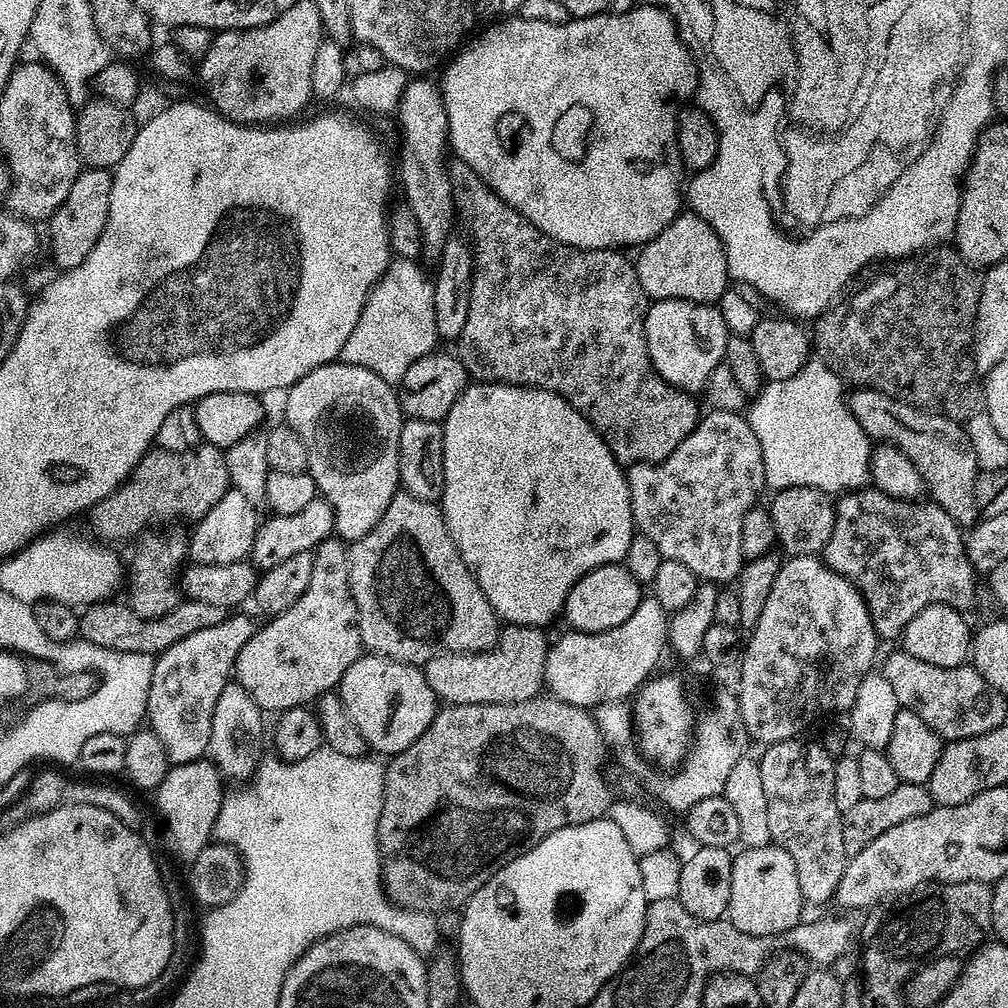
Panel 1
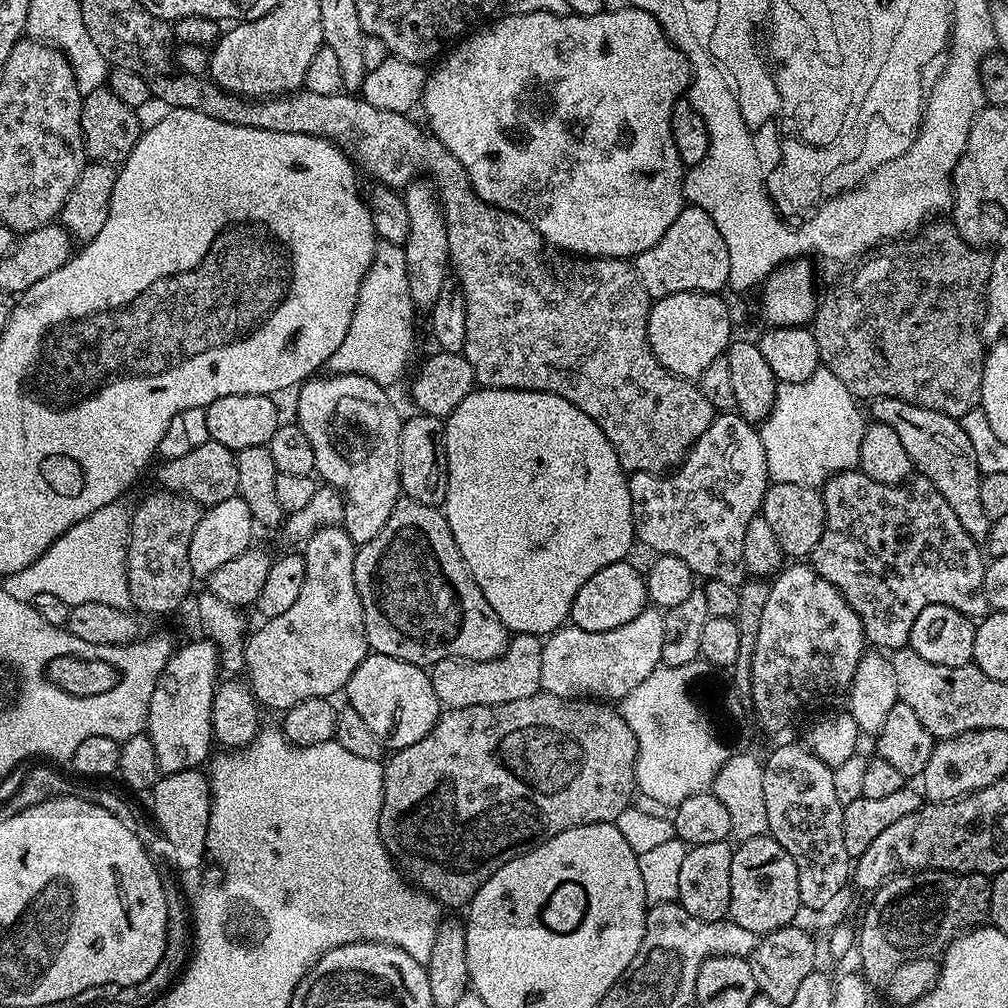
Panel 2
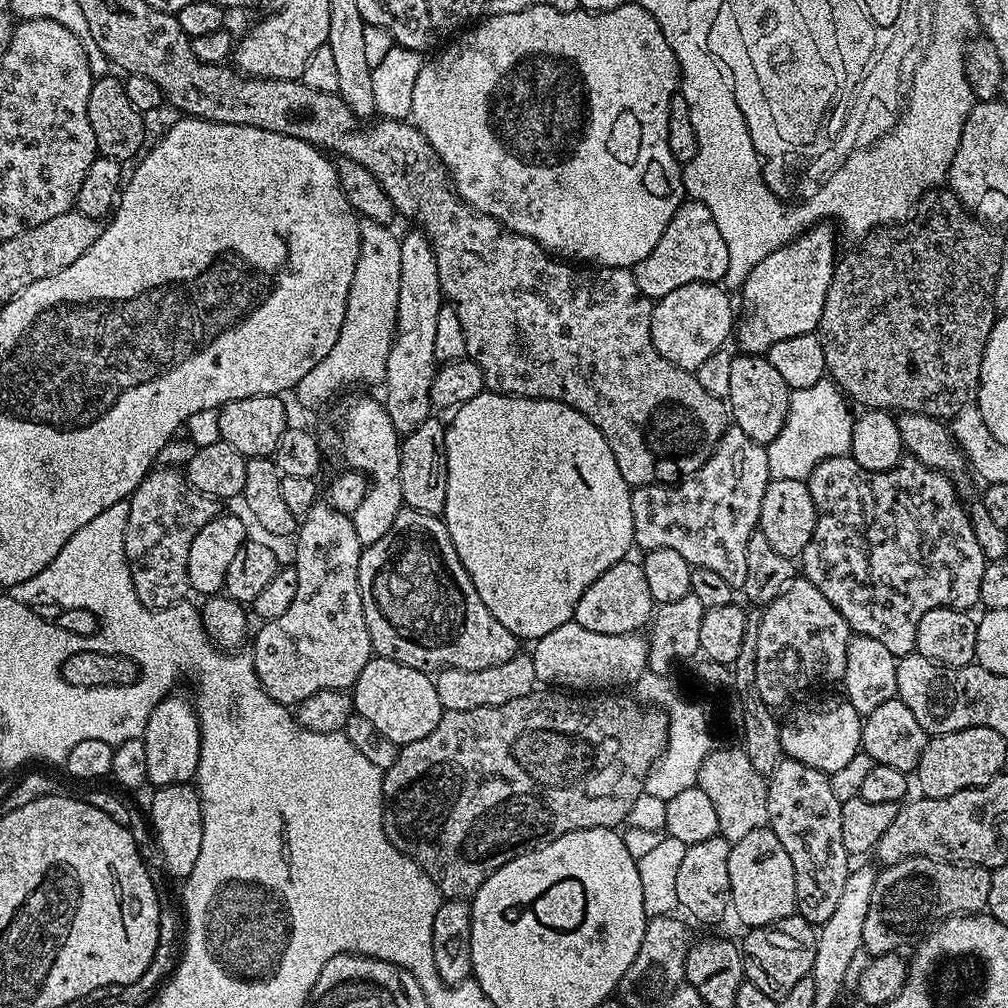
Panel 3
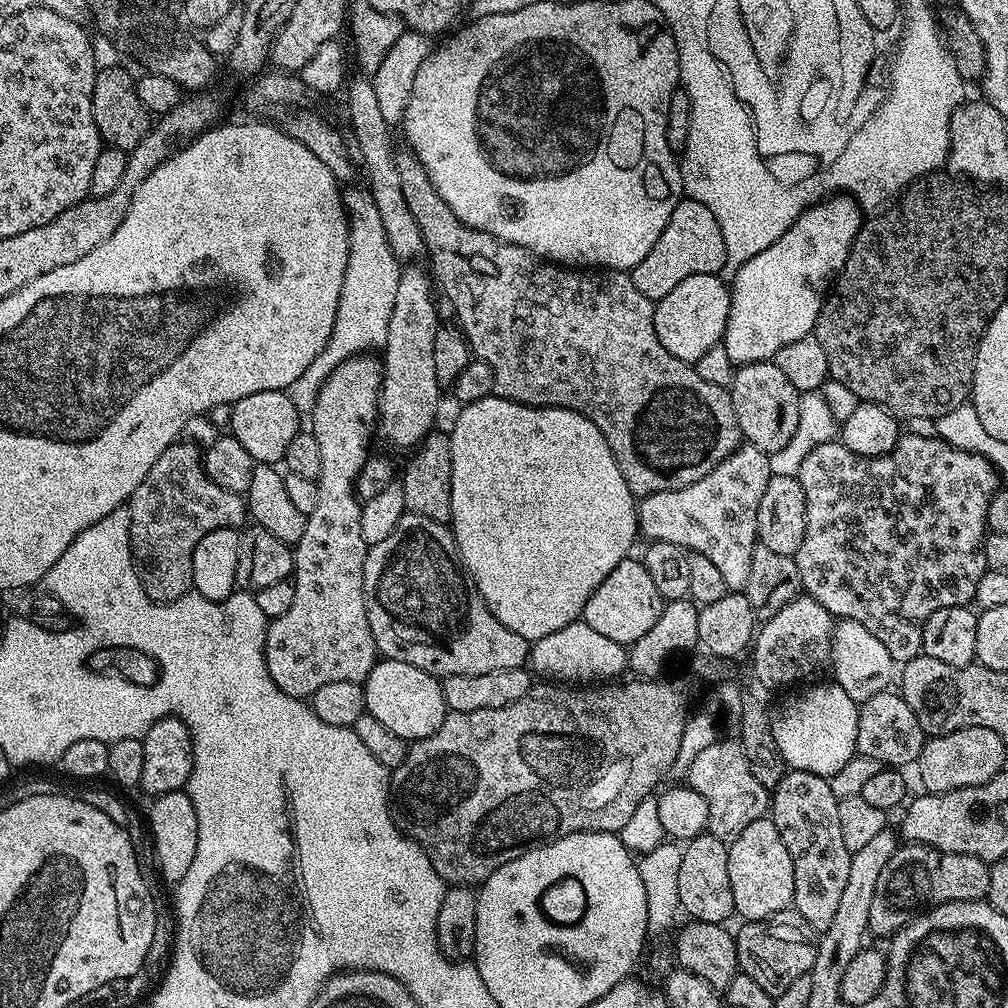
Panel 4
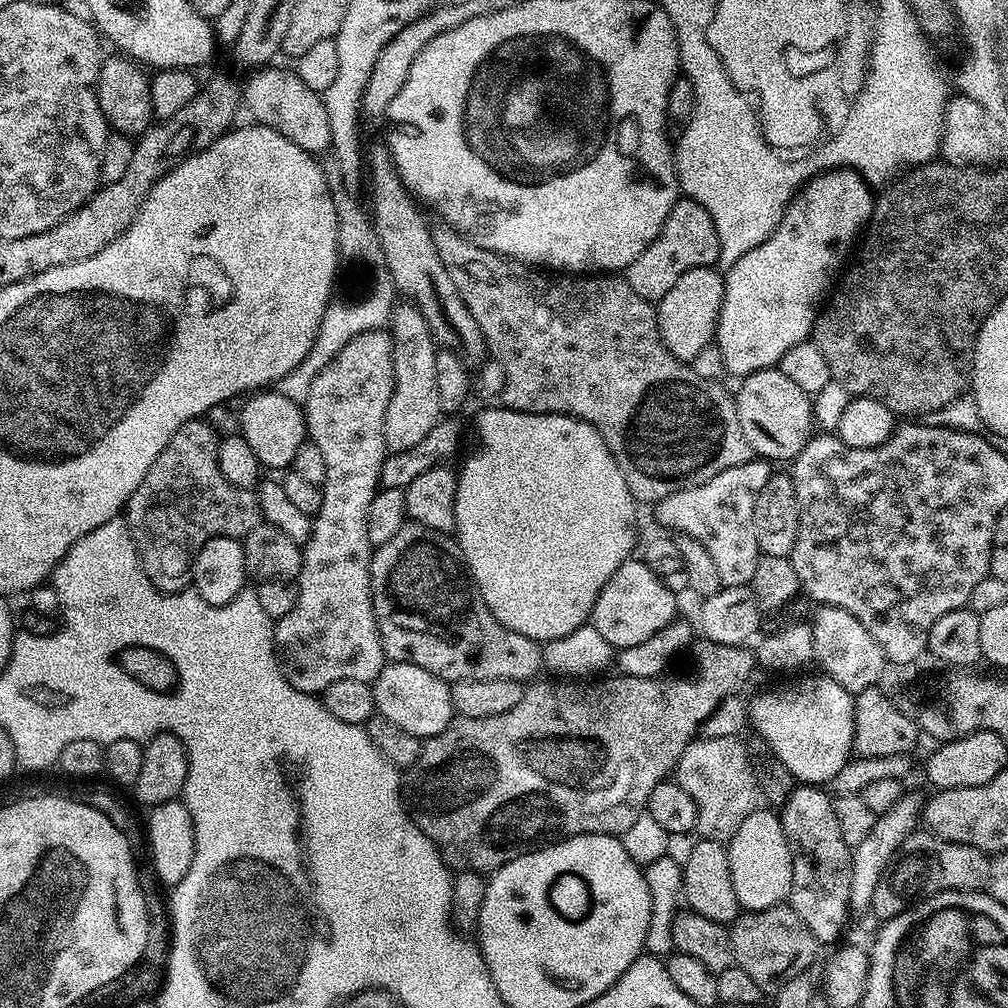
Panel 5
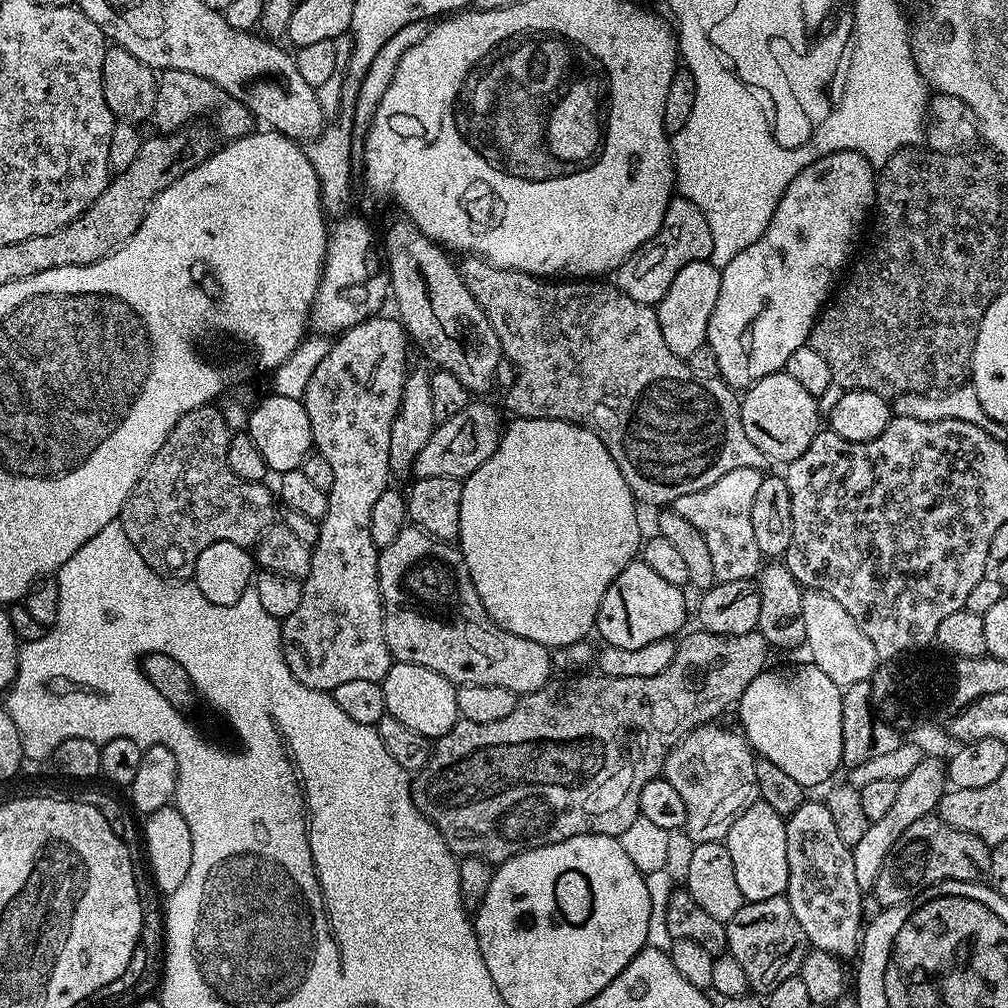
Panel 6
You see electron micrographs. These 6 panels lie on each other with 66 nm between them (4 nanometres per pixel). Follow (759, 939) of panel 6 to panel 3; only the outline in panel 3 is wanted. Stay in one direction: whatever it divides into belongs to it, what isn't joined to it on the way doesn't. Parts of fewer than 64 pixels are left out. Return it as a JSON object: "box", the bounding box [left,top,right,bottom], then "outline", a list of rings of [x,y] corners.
{"box":[742,914,817,1000],"outline":[[[798,914],[782,918],[761,928],[748,928],[742,939],[744,975],[765,994],[781,1000],[799,980],[810,975],[816,957],[817,929]]]}

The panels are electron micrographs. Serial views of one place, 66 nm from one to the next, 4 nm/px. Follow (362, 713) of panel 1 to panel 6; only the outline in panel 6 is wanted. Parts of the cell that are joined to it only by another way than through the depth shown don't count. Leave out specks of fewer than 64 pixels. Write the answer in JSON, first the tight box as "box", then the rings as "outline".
{"box":[382,662,460,738],"outline":[[[396,662],[382,683],[387,715],[398,718],[398,722],[410,726],[410,730],[418,730],[418,734],[435,738],[445,736],[456,724],[460,714],[456,701],[457,685],[442,674],[426,670],[426,666]]]}

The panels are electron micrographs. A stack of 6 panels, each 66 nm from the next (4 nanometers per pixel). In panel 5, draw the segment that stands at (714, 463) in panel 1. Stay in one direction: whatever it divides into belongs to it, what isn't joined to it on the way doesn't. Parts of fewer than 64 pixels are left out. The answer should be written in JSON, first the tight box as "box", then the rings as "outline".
{"box":[654,458,773,587],"outline":[[[753,458],[742,466],[730,466],[730,470],[714,474],[714,478],[702,482],[702,486],[678,490],[657,500],[654,505],[656,520],[664,527],[661,529],[677,528],[675,531],[679,535],[702,542],[710,558],[714,558],[718,578],[722,578],[724,587],[751,585],[762,555],[754,535],[754,502],[773,475],[773,465],[763,458]]]}

